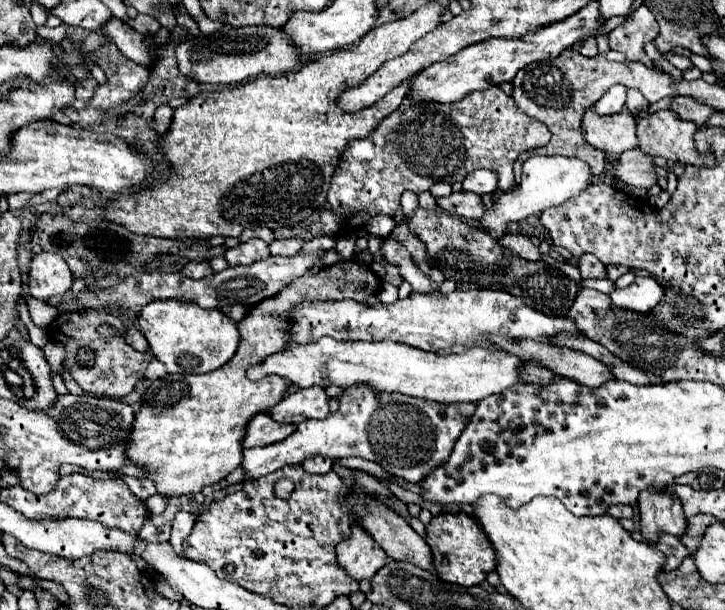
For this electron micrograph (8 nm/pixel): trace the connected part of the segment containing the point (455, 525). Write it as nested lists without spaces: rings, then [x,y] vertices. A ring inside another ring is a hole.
[[[439,514],[427,524],[425,542],[433,552],[433,566],[443,582],[459,586],[475,586],[495,570],[495,552],[481,526],[467,514]]]

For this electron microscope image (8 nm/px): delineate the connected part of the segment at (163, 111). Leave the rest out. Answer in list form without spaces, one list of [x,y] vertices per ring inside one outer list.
[[[159,106],[153,114],[153,130],[159,134],[159,136],[165,136],[169,124],[171,124],[171,118],[173,118],[173,108],[169,106]]]

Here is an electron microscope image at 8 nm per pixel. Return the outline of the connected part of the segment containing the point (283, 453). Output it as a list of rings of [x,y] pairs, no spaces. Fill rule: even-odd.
[[[365,386],[347,388],[341,396],[339,410],[325,420],[301,422],[297,430],[279,444],[245,448],[241,460],[241,468],[245,470],[243,480],[263,478],[287,464],[301,464],[305,458],[319,454],[331,460],[359,456],[381,464],[393,476],[419,482],[431,468],[449,458],[473,412],[475,404],[439,404],[405,394],[375,392]]]

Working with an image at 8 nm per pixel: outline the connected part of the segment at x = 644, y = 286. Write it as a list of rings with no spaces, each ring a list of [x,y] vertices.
[[[637,276],[633,284],[623,290],[613,290],[611,300],[615,306],[633,310],[633,312],[649,312],[653,310],[665,294],[665,288],[649,276]]]

